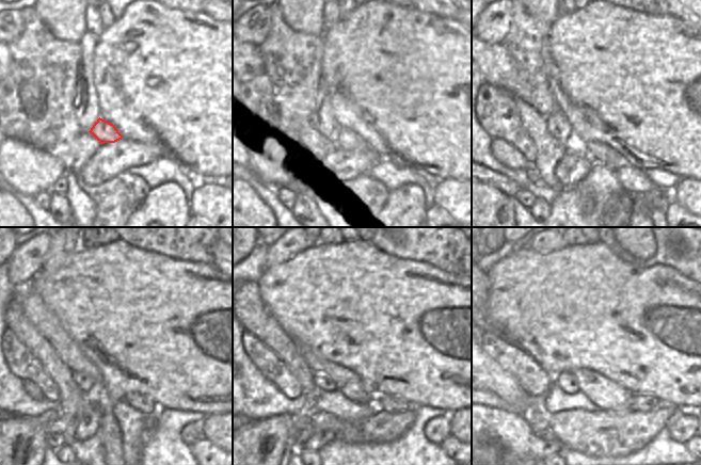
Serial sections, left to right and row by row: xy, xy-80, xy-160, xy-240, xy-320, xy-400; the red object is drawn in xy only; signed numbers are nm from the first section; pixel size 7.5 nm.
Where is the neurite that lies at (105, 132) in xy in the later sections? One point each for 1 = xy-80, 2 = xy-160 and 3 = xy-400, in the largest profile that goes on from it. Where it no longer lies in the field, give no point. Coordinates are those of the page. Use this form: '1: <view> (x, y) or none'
1: xy-80 (349, 141)
2: xy-160 (596, 151)
3: xy-400 (638, 402)

